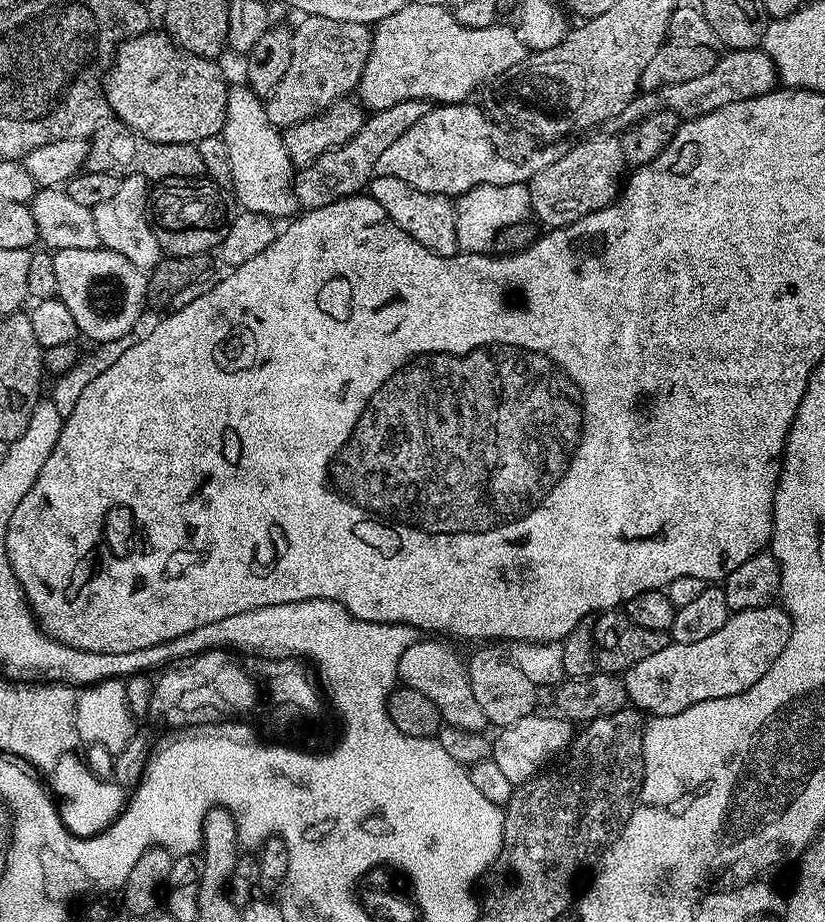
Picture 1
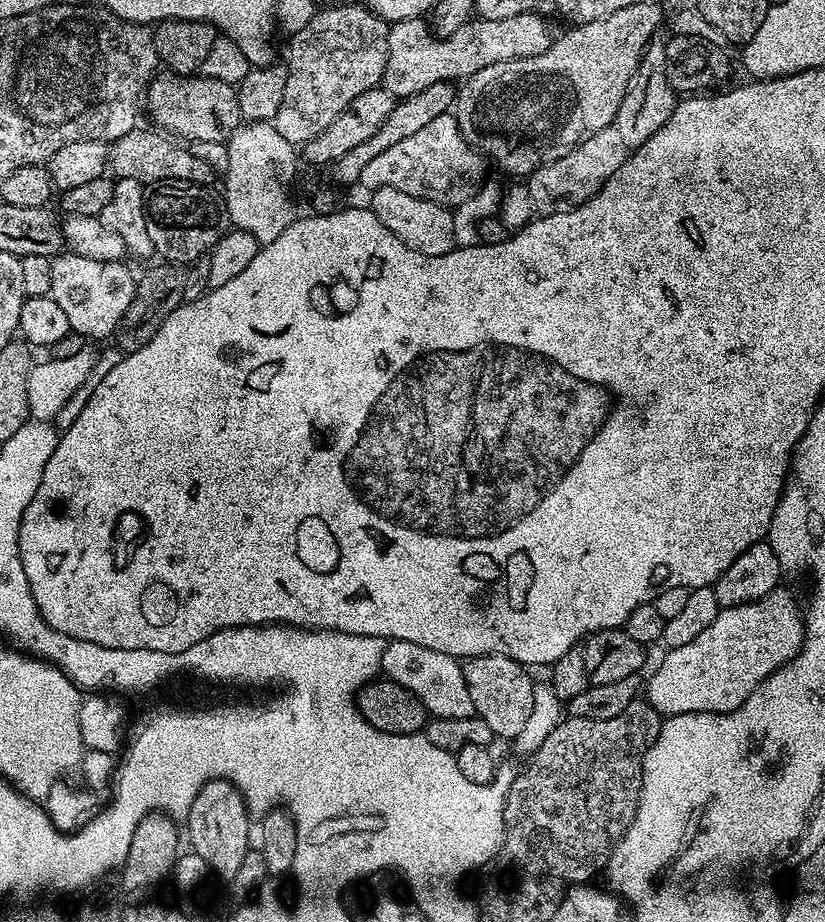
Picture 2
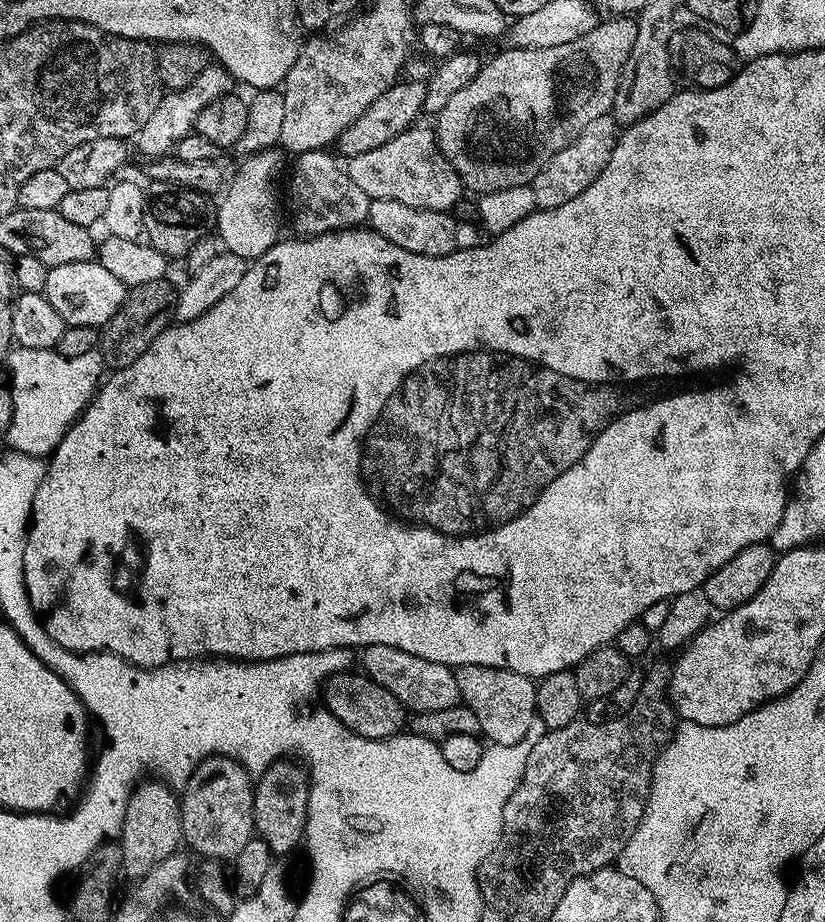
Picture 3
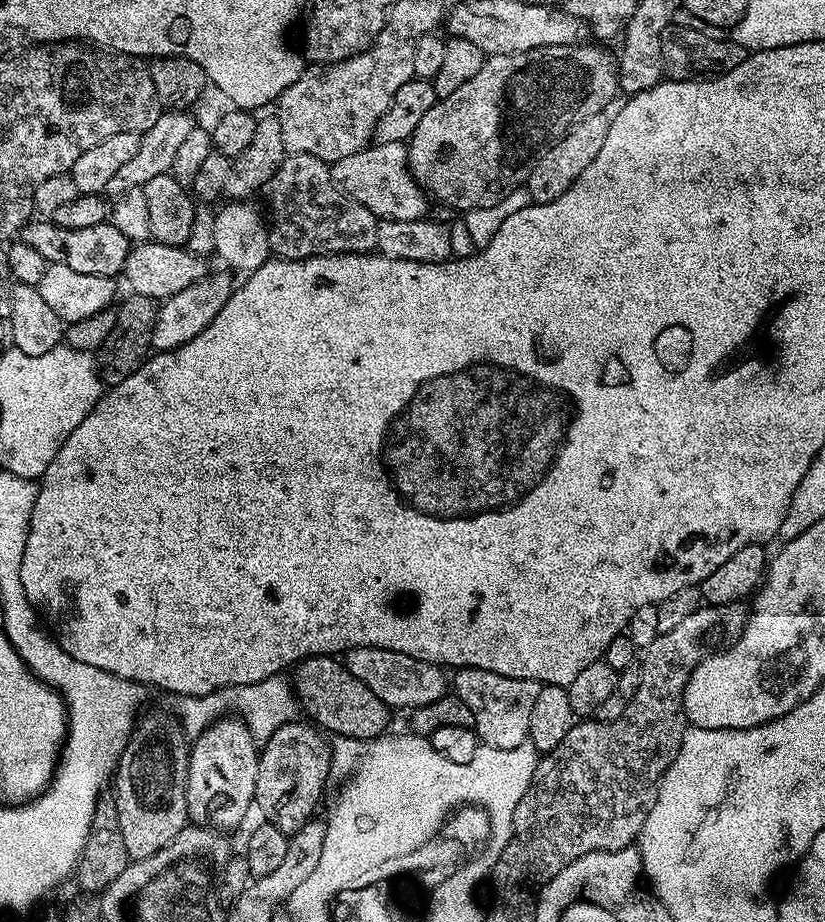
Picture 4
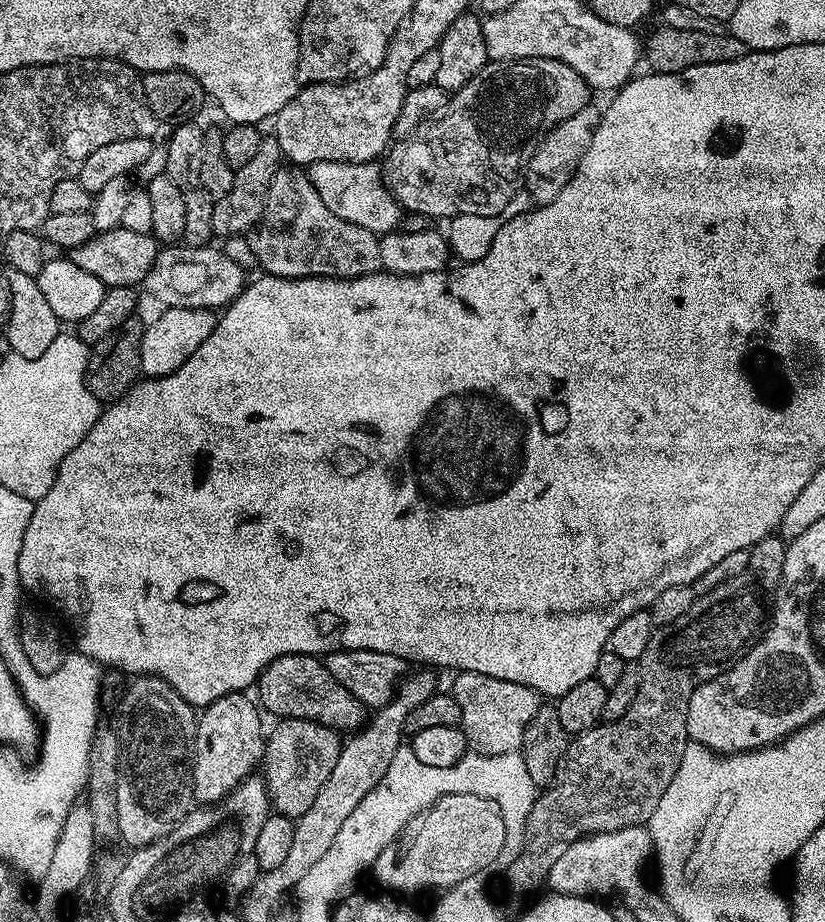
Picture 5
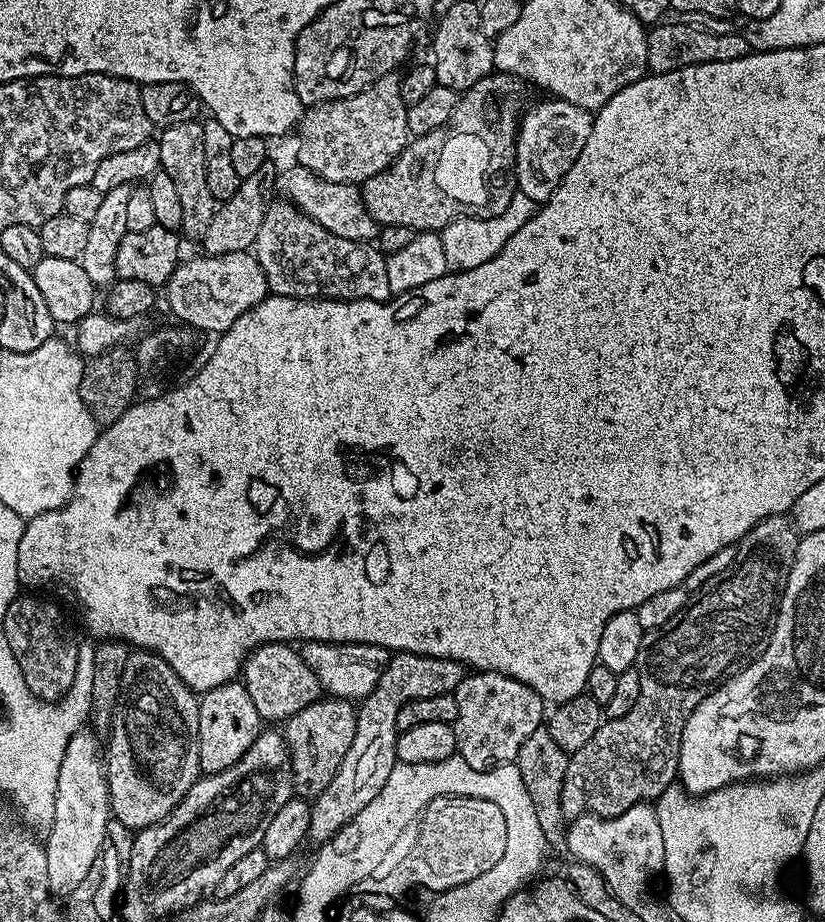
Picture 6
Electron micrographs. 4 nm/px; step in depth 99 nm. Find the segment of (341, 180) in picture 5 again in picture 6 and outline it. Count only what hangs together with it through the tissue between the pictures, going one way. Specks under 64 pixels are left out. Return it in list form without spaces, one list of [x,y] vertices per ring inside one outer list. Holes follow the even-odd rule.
[[[293,166],[288,173],[283,173],[282,188],[283,195],[291,203],[295,204],[301,212],[306,213],[309,218],[316,220],[318,226],[322,226],[338,238],[350,238],[351,240],[362,240],[365,242],[375,241],[378,225],[376,219],[366,210],[364,199],[360,197],[360,188],[355,184],[343,184],[332,182],[315,174],[308,168]]]

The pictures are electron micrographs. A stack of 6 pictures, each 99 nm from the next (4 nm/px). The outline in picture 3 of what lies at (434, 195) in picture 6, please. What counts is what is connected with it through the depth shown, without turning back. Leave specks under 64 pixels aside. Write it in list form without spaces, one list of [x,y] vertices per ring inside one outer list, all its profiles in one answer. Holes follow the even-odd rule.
[[[608,18],[605,24],[604,21],[597,23],[596,28],[590,30],[590,34],[586,34],[566,46],[554,46],[553,48],[513,48],[508,46],[505,47],[505,52],[498,53],[493,60],[485,59],[480,65],[478,74],[474,74],[473,80],[466,86],[462,86],[462,90],[458,90],[458,94],[454,94],[454,98],[450,98],[450,102],[446,102],[446,106],[442,106],[442,110],[435,113],[434,116],[434,120],[436,120],[436,124],[434,123],[436,147],[450,162],[450,166],[458,174],[460,181],[464,183],[465,189],[469,193],[483,194],[494,190],[506,190],[510,186],[531,185],[538,170],[542,170],[542,166],[551,156],[558,154],[558,150],[562,150],[570,142],[574,142],[574,138],[578,138],[578,134],[582,134],[582,130],[586,130],[586,126],[590,126],[590,122],[594,122],[594,118],[602,118],[611,113],[614,94],[618,90],[618,82],[624,69],[624,63],[626,58],[630,58],[630,50],[634,50],[635,37],[635,19]]]

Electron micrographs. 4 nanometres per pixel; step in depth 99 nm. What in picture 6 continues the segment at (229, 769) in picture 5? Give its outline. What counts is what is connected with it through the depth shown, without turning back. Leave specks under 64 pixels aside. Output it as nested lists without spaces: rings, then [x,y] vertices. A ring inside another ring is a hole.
[[[239,679],[229,684],[218,686],[214,690],[203,693],[199,697],[198,710],[198,758],[201,773],[211,774],[221,772],[246,754],[250,746],[259,738],[262,731],[262,721],[250,694],[246,694],[246,686]]]

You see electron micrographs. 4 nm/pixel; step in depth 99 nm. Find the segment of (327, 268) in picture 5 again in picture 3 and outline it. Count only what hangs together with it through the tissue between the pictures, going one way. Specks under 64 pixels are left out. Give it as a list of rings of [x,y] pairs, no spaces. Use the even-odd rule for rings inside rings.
[[[328,150],[302,152],[293,159],[296,161],[292,164],[292,177],[286,180],[286,208],[296,215],[296,228],[300,231],[297,233],[301,237],[355,228],[368,219],[368,195],[354,186],[354,178],[350,178],[345,165],[330,153]]]

